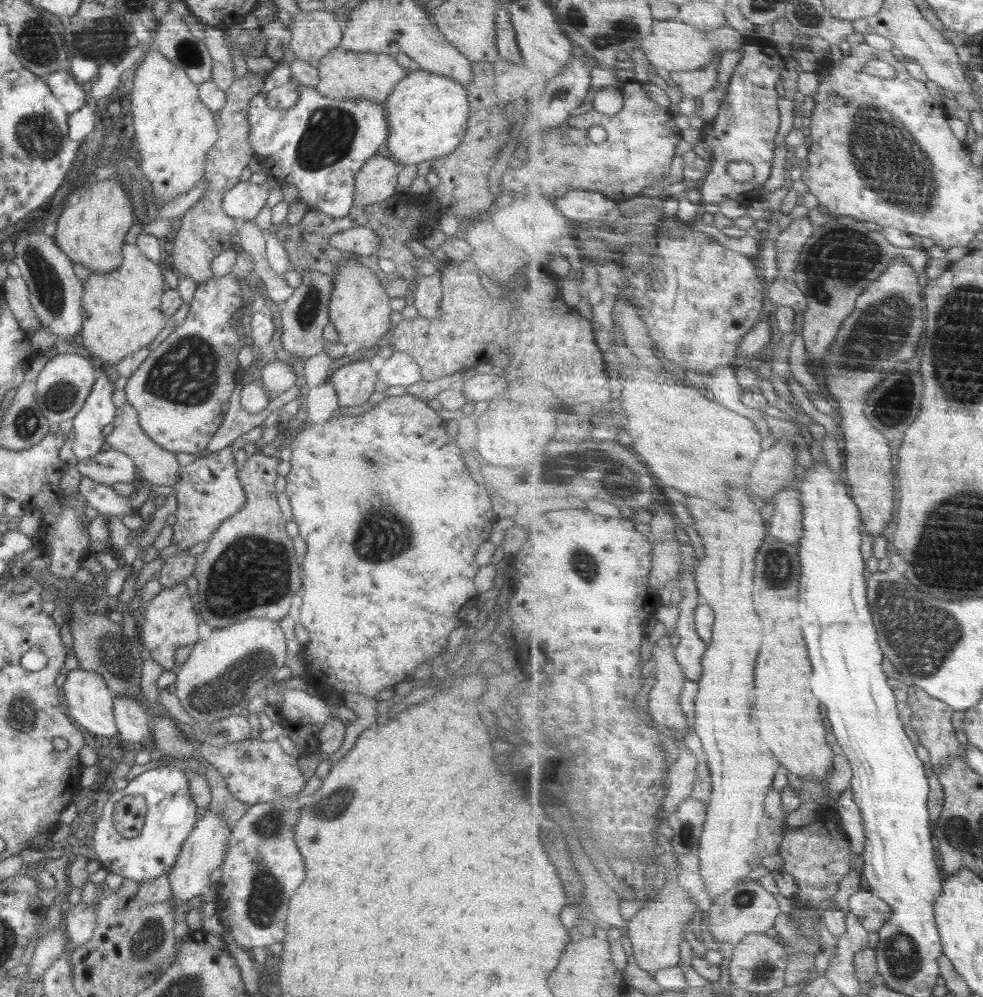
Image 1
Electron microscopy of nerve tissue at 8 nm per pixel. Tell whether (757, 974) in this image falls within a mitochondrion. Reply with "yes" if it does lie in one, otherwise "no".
yes

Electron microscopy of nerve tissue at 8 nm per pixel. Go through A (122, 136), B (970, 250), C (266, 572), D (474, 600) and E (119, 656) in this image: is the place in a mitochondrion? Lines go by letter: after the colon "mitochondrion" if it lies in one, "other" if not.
A: other
B: other
C: mitochondrion
D: other
E: mitochondrion

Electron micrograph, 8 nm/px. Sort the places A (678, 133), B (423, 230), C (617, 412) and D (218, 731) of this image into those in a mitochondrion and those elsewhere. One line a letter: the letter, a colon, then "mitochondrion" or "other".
A: other
B: other
C: other
D: mitochondrion

